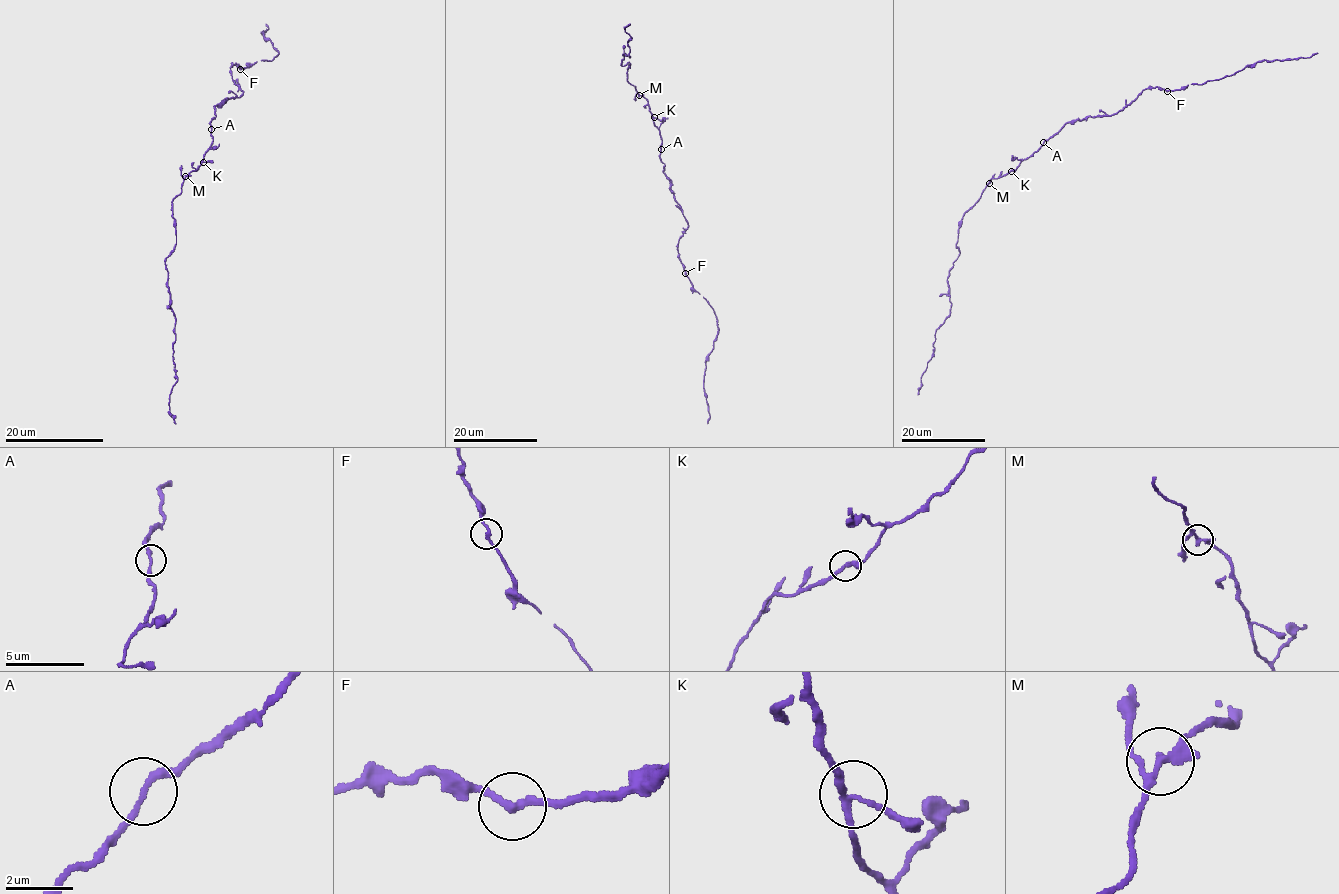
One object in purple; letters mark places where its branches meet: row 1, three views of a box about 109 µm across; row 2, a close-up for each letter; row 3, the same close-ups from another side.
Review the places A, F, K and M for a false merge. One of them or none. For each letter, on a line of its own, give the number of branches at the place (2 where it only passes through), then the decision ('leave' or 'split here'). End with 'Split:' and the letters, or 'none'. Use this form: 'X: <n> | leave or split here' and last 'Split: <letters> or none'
A: 2 | leave
F: 2 | leave
K: 3 | leave
M: 3 | leave
Split: none

